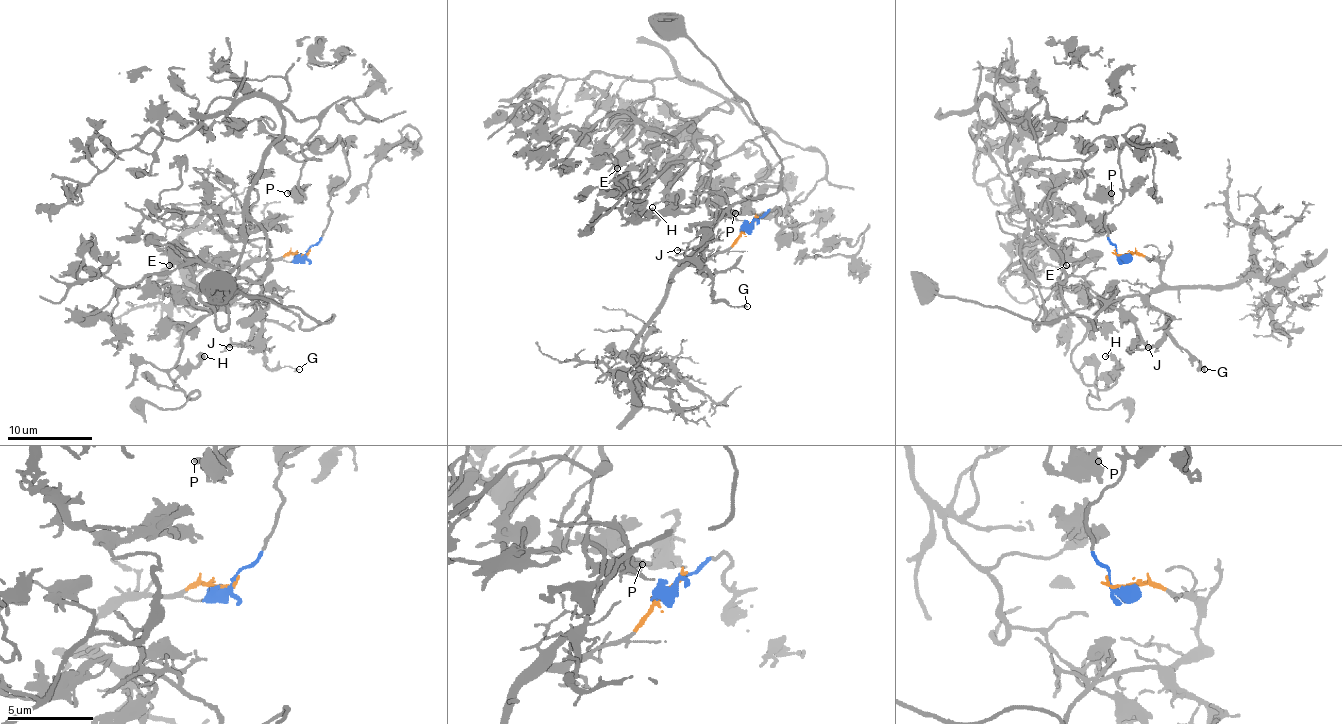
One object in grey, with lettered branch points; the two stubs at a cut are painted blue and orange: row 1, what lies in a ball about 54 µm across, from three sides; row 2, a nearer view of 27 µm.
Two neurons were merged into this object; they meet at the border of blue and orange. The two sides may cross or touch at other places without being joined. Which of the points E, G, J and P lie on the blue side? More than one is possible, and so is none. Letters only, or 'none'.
E, P

